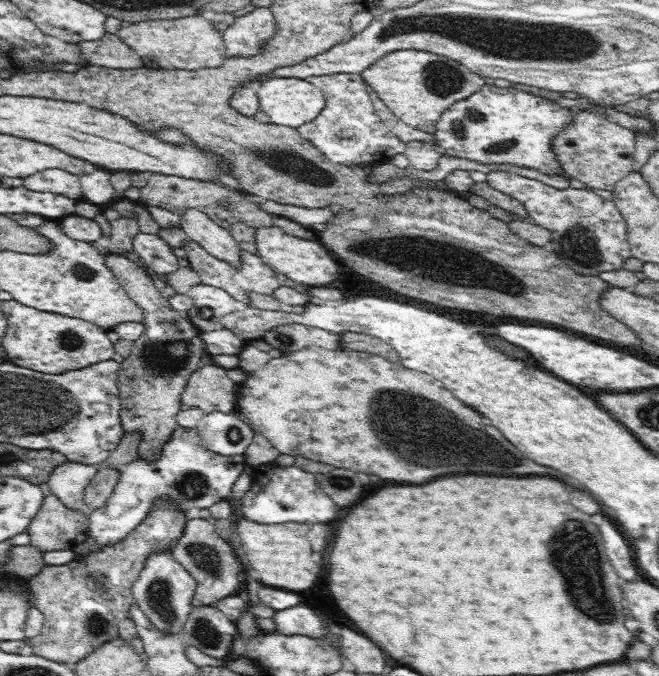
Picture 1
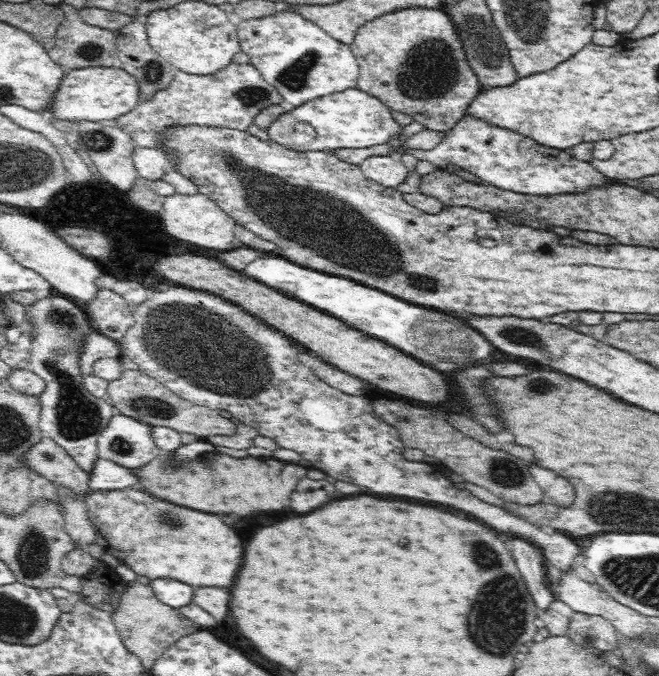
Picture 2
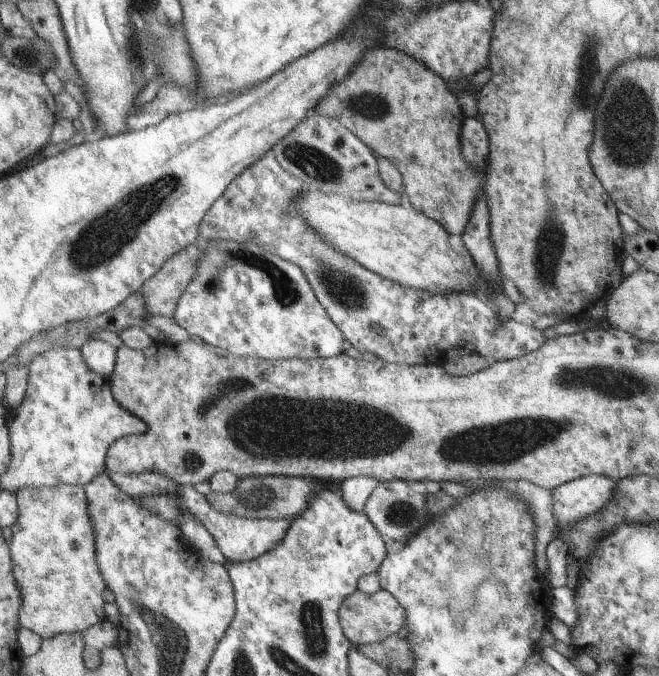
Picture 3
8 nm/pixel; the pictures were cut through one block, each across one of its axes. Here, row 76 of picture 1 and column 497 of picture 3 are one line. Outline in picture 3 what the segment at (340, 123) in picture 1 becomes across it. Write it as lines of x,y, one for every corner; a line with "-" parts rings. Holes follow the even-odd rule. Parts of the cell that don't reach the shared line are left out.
268,151
266,155
251,164
223,192
206,211
200,222
197,242
202,240
230,239
255,241
267,252
282,257
283,260
298,265
306,274
310,285
314,288
317,300
330,315
330,319
339,328
346,345
351,345
357,352
371,352
381,361
389,360
395,364
441,365
446,359
454,359
463,355
477,355
491,363
511,360
528,352
533,352
546,341
543,331
532,325
512,322
499,328
496,308
476,291
462,291
453,295
435,295
425,291
410,289
387,280
378,273
372,273
353,259
339,254
331,244
307,228
307,224
297,216
293,204
295,194
303,192
304,185
290,176

